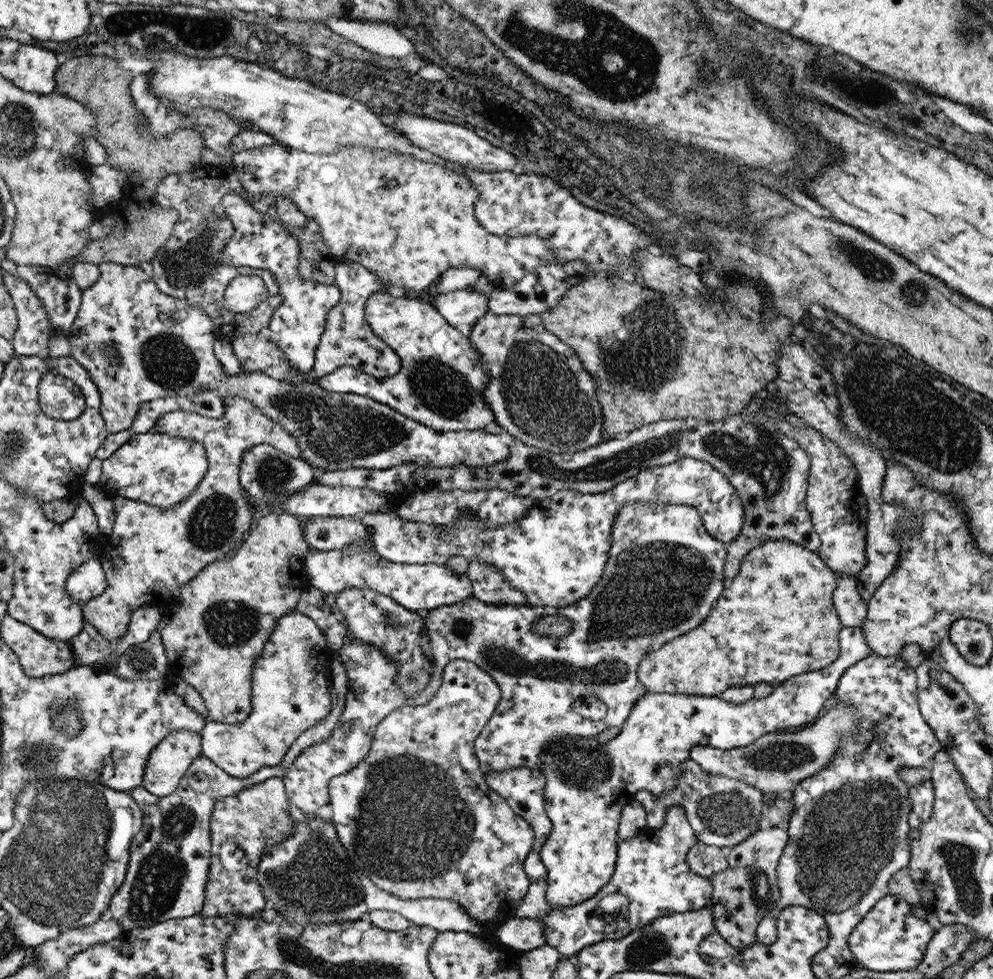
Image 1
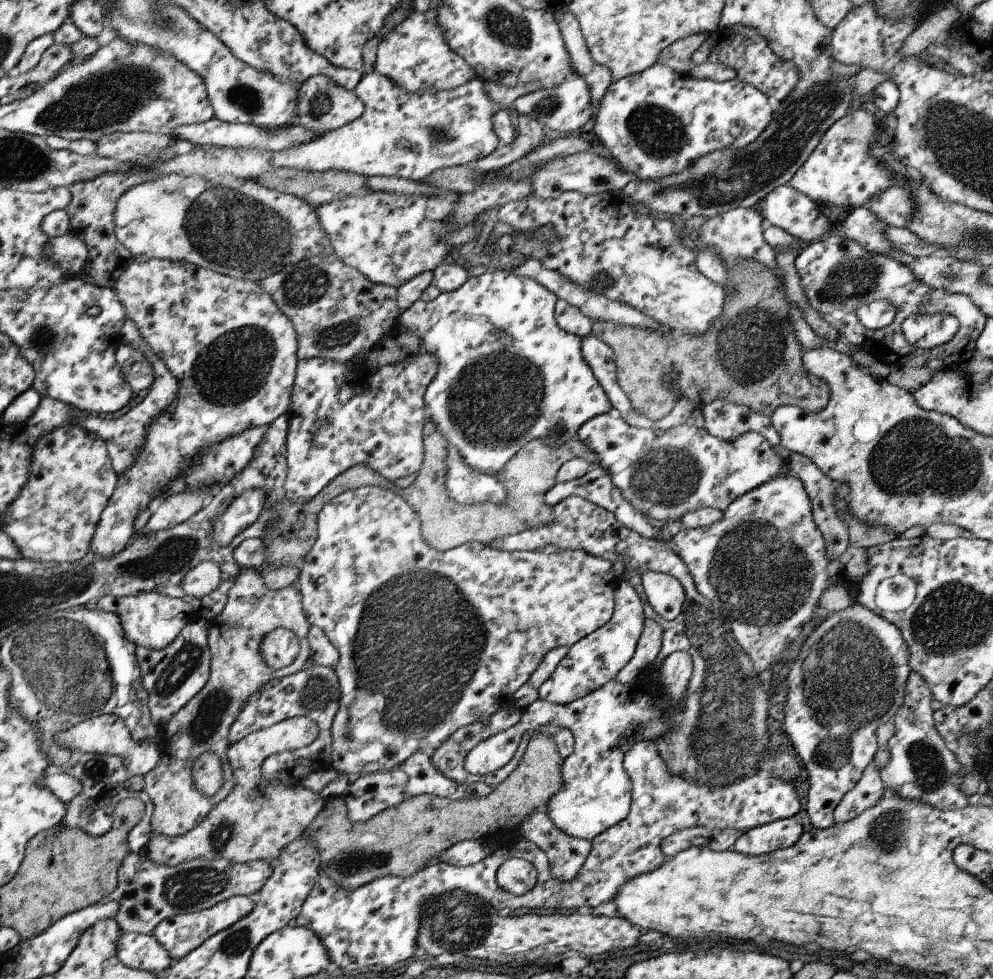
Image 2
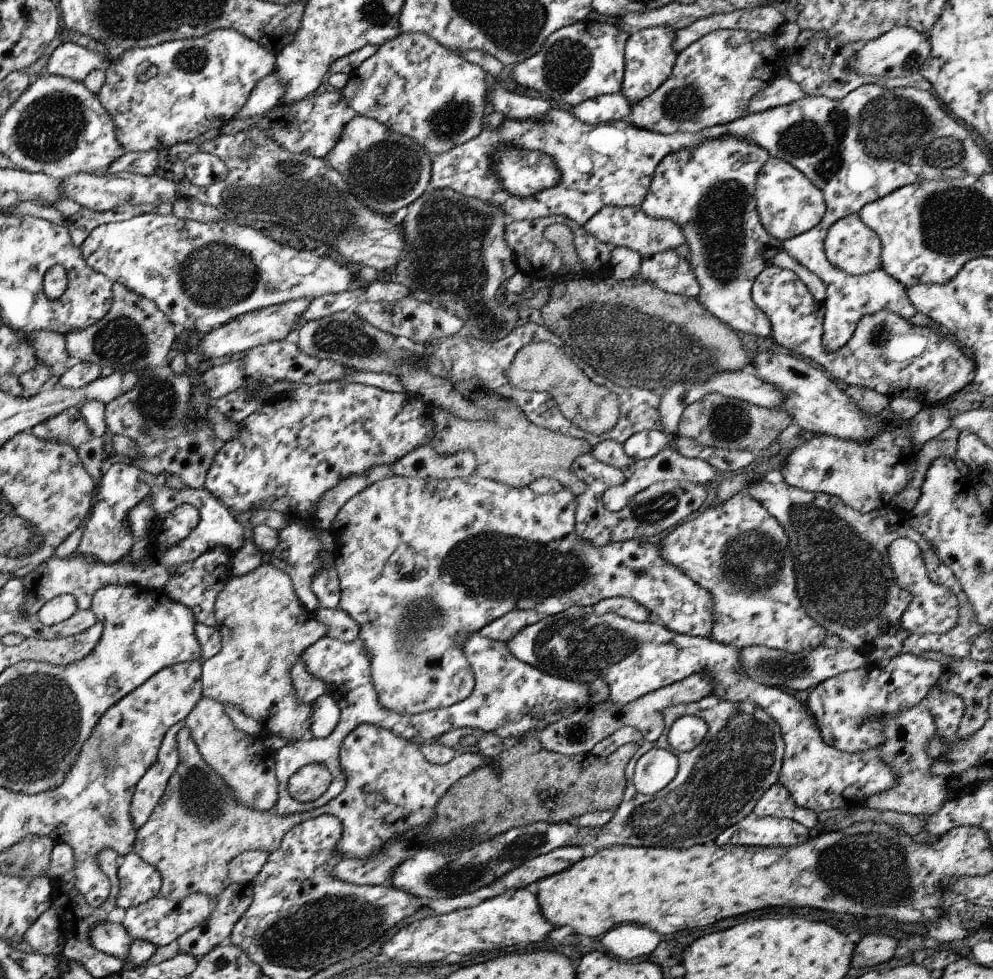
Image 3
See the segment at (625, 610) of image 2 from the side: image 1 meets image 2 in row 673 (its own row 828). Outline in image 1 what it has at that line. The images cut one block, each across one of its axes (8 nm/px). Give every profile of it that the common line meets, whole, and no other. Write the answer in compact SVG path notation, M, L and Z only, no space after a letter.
M843 628L838 634L840 652L834 661L818 671L804 672L784 680L763 698L749 698L743 704L731 704L719 695L691 696L689 694L655 694L645 692L631 708L629 716L623 720L619 734L606 743L597 742L596 737L567 737L549 743L543 749L541 774L545 776L543 789L543 809L551 823L551 833L544 841L539 857L547 870L547 890L544 893L545 903L551 911L559 911L582 904L595 897L601 887L609 882L616 864L617 826L621 808L637 792L661 796L677 783L681 764L685 762L686 752L691 746L707 746L719 750L744 747L761 735L769 732L786 732L804 727L811 722L825 700L835 690L840 676L846 668L858 660L872 654L863 641L863 628Z

